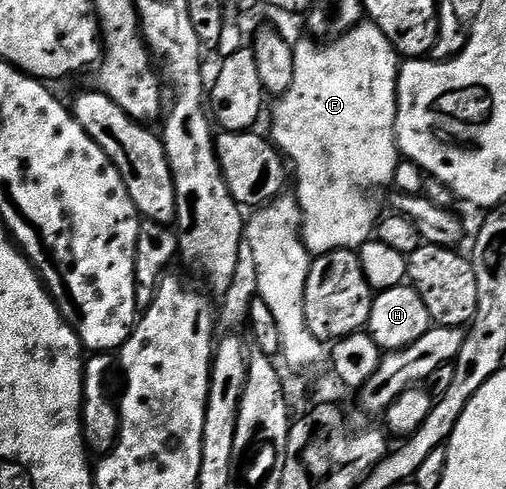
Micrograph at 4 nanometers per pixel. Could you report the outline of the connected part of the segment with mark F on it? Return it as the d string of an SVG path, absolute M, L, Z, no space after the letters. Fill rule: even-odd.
M370 20L361 21L360 25L354 27L350 32L346 32L340 38L333 38L321 44L316 40L307 40L308 42L296 42L294 49L294 80L285 94L279 95L276 107L272 110L272 134L271 141L277 150L289 163L296 165L296 190L294 197L300 204L300 235L304 238L304 247L308 249L309 254L319 256L326 252L335 250L355 250L359 251L365 242L373 237L374 231L378 225L378 213L372 207L372 202L368 199L368 190L375 186L388 186L392 182L392 177L396 174L396 169L402 163L400 145L396 142L396 113L398 112L398 76L402 59L397 54L396 49L390 44L390 40Z

